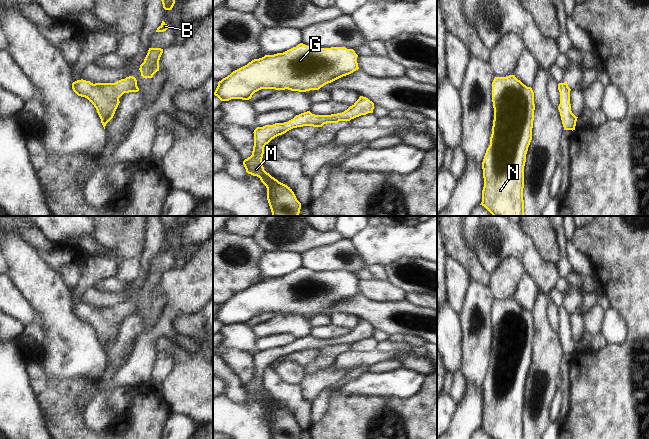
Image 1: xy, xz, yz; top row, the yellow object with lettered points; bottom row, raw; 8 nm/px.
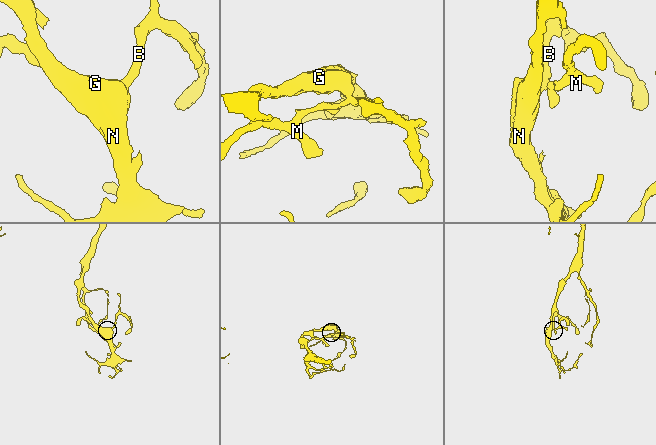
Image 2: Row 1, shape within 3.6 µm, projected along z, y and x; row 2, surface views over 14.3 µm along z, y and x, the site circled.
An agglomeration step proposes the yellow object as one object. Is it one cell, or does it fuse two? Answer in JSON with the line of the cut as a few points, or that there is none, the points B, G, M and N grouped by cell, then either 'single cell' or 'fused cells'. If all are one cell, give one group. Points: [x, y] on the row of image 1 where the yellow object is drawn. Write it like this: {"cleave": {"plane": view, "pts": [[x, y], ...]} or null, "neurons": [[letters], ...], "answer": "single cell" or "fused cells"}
{"cleave": null, "neurons": [["B", "G", "M", "N"]], "answer": "single cell"}

